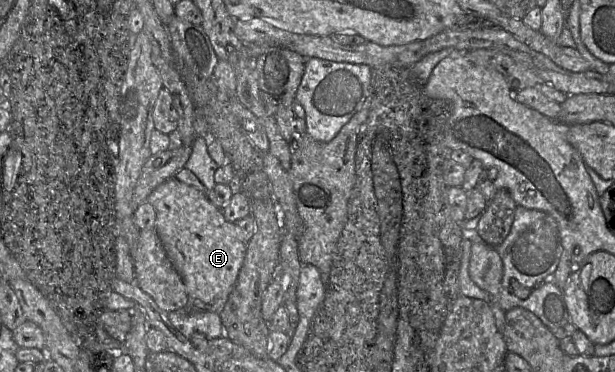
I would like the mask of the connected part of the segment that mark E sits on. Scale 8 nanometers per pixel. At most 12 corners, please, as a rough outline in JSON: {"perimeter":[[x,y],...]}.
{"perimeter":[[174,177],[147,201],[193,302],[219,310],[247,250],[206,194]]}

